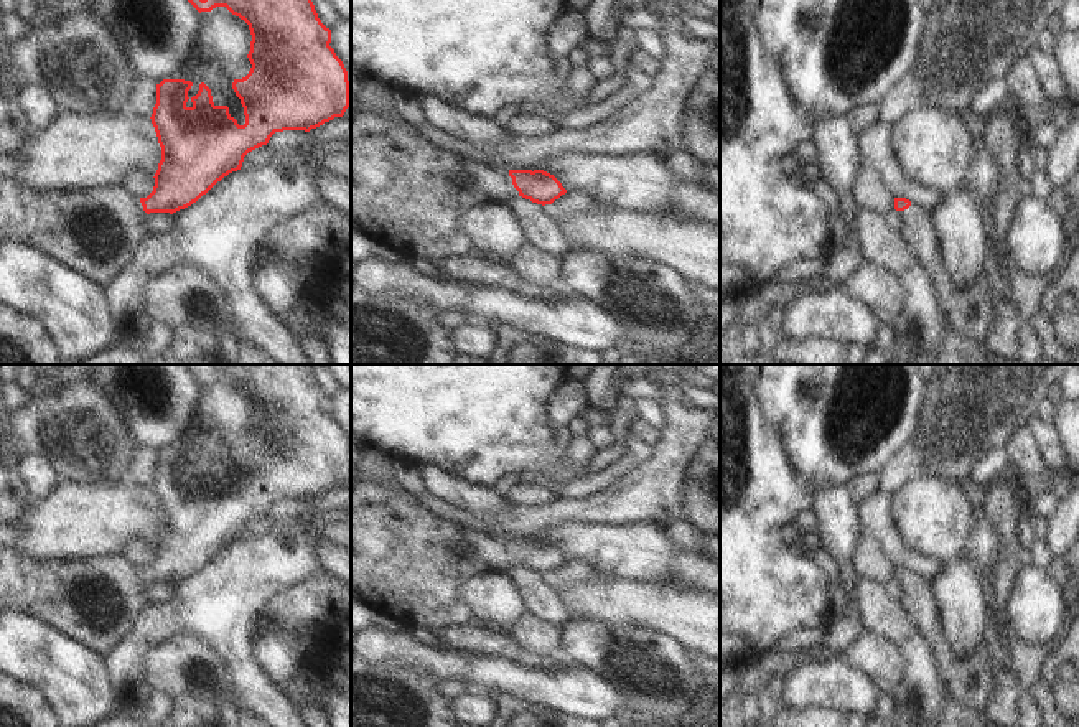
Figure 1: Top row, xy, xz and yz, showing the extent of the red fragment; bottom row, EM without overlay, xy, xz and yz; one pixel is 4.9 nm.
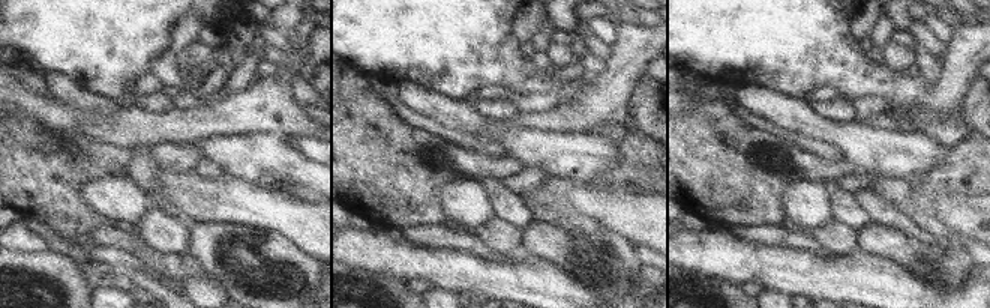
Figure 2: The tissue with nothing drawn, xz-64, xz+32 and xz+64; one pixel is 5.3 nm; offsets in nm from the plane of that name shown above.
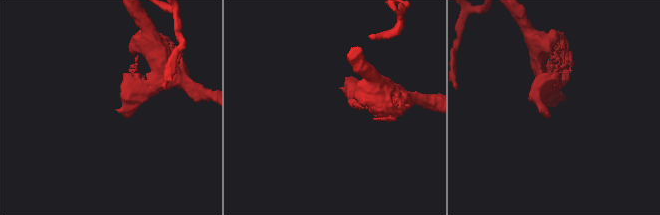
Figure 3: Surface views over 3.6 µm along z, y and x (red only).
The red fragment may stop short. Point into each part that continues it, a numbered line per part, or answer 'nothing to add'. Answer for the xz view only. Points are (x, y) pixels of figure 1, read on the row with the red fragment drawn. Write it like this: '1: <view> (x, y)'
1: xz (406, 193)

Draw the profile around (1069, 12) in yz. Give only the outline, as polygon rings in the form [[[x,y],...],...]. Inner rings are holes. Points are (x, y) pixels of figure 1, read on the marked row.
[[[1066,0],[1059,10],[1066,30],[1079,33],[1079,0]]]

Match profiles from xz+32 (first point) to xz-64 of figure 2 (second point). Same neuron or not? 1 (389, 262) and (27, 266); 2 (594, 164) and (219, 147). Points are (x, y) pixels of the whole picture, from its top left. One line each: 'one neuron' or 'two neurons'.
1: two neurons
2: one neuron

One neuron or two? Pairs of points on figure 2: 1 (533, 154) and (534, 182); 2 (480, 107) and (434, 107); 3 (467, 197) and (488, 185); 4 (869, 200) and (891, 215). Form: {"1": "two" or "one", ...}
{"1": "two", "2": "two", "3": "two", "4": "one"}

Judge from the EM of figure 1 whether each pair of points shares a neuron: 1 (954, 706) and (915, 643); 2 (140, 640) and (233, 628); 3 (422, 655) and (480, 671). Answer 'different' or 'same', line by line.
1: different
2: same
3: same

